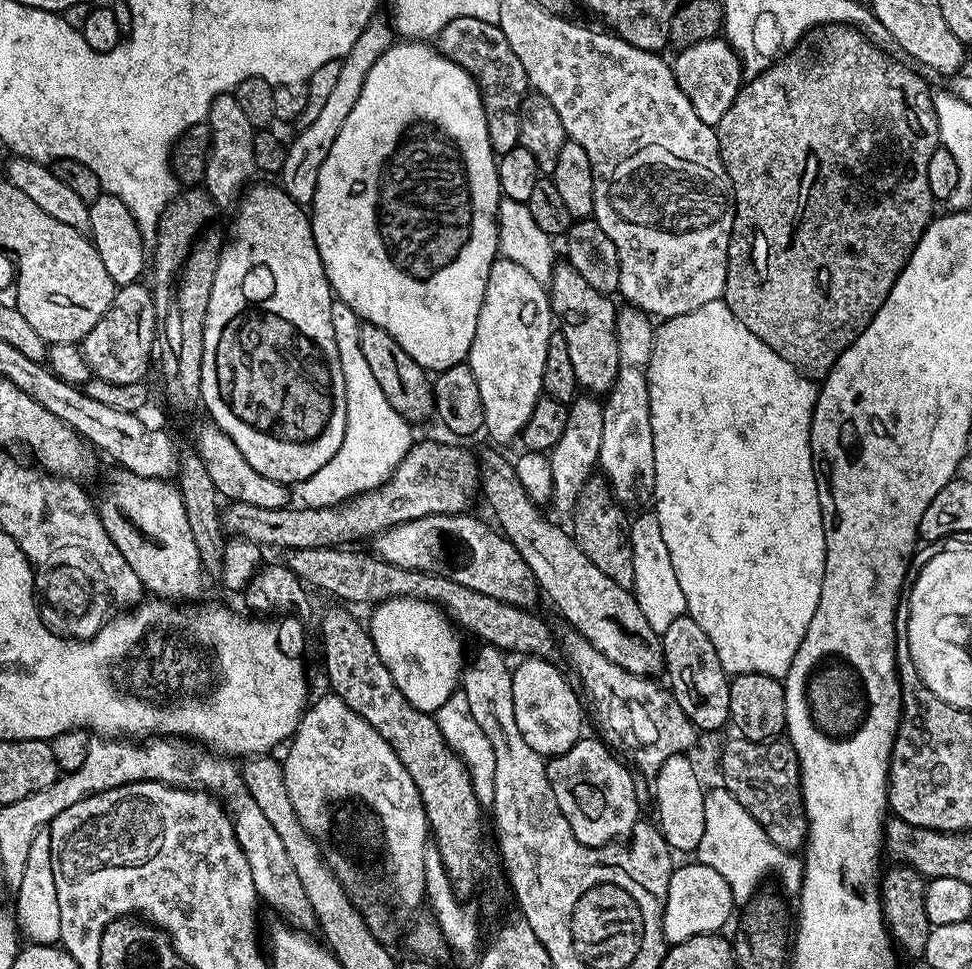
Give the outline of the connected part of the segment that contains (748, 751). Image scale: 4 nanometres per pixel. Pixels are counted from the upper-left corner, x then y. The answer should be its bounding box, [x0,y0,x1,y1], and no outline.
[720,738,808,854]

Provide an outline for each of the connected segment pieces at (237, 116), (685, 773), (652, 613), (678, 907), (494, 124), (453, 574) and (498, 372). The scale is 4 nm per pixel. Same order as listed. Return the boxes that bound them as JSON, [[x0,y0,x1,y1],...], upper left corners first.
[[203,92,258,209],[652,754,704,853],[630,510,688,634],[660,862,734,945],[434,16,530,157],[371,515,542,609],[466,258,554,445]]

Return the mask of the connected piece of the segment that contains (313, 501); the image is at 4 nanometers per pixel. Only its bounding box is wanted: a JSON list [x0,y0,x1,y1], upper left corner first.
[298,299,414,508]

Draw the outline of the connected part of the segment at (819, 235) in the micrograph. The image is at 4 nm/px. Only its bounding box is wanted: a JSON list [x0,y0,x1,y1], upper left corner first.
[714,24,940,378]

